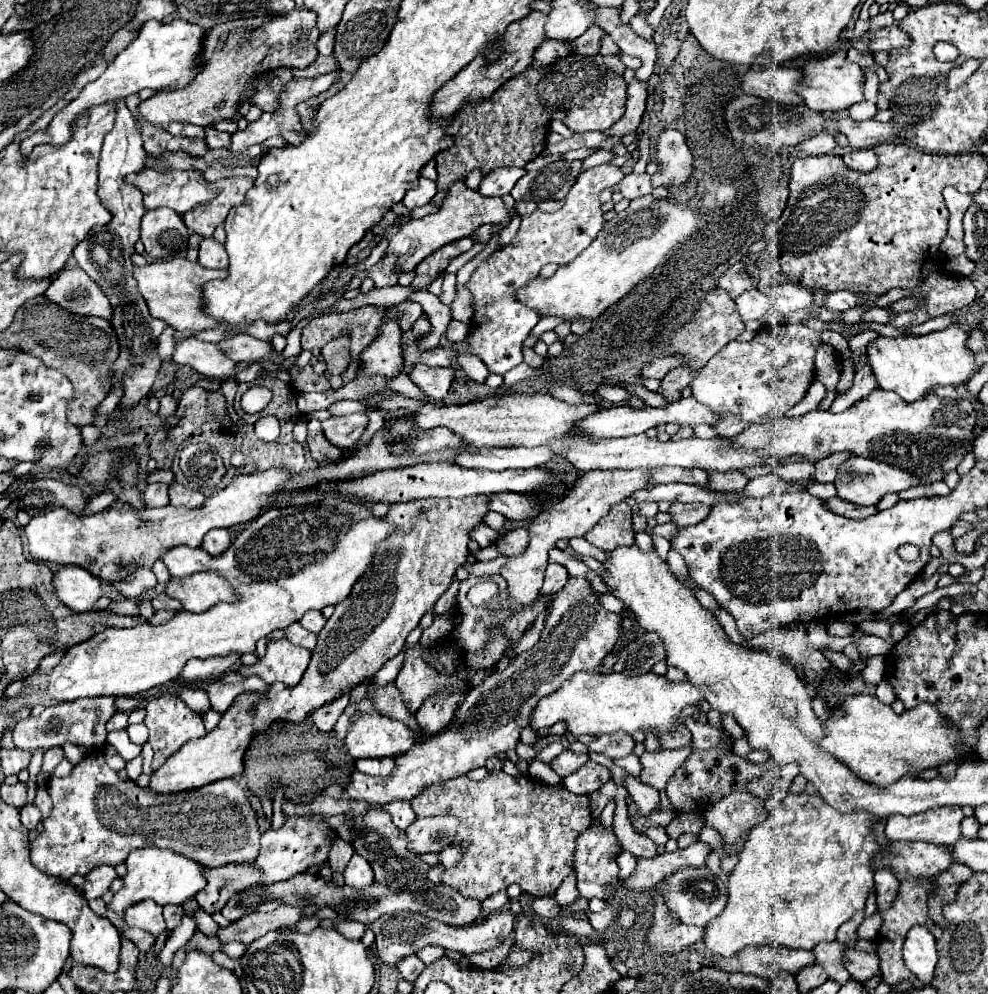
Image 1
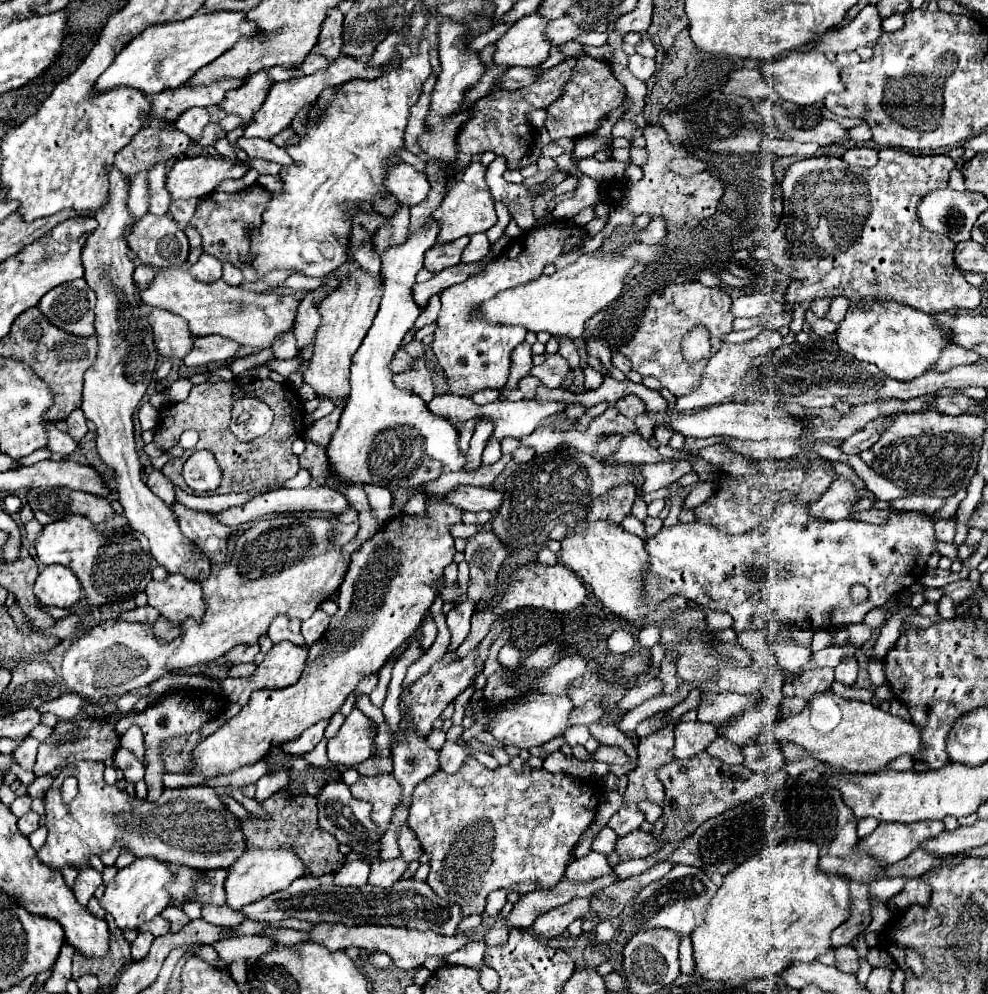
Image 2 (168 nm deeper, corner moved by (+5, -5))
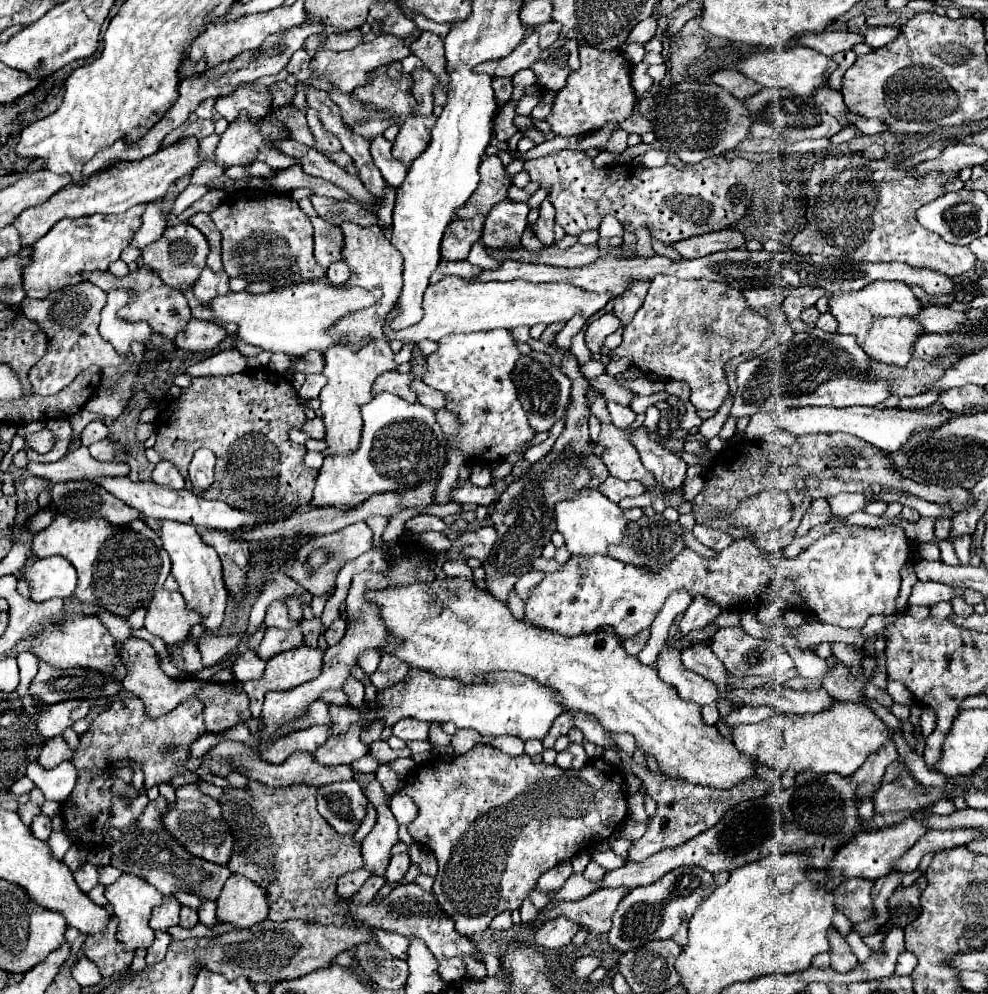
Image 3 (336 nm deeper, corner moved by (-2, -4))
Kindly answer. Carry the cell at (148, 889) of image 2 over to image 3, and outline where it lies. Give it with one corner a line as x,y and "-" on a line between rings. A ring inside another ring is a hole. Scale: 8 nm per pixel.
122,874
114,884
106,886
106,900
114,906
114,914
118,916
118,932
116,932
116,940
120,944
124,944
124,948
128,952
134,952
138,948
148,948
152,942
154,942
154,930
150,928
148,924
148,916
152,912
152,908
156,904
162,904
164,896
154,888
150,886
148,882
144,882
142,878
138,876
132,876
132,874

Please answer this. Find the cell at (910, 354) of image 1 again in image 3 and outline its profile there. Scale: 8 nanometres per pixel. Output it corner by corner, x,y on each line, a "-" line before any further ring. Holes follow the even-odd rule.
876,280
858,292
834,294
828,298
832,316
838,320
838,334
856,336
858,346
874,360
906,366
912,356
916,338
922,334
922,326
912,318
918,314
922,304
904,282

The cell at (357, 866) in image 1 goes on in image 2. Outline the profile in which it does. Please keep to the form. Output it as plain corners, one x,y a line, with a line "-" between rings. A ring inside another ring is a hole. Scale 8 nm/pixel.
347,861
339,873
335,875
335,883
337,885
345,885
345,887
361,887
367,883
369,877
369,865
363,861

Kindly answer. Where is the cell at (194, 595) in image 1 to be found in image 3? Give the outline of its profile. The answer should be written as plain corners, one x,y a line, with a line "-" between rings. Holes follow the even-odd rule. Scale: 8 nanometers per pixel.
160,590
146,608
144,628
170,646
182,642
190,634
190,628
200,622
202,616
186,608
180,592

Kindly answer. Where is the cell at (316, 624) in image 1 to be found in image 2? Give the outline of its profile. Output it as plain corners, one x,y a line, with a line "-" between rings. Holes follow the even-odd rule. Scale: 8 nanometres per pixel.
321,609
315,615
311,615
307,621
301,623
301,633
305,637
307,647
311,647
323,635
323,631
327,629
327,623
329,623
329,615
323,613

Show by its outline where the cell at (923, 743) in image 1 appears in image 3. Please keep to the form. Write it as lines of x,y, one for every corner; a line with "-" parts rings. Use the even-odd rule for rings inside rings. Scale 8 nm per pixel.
834,702
832,708
820,712
820,714
774,714
770,720
750,724
750,726
738,726
732,728
732,742
736,748
744,754
754,754
760,764
772,766
778,772
784,772
788,766
794,768
796,774
802,772
816,772
816,774
830,774
838,772
840,776
852,776
868,758
868,754
876,752
882,744
892,740
892,734
888,732
886,724
870,710
866,704
852,704
852,702

